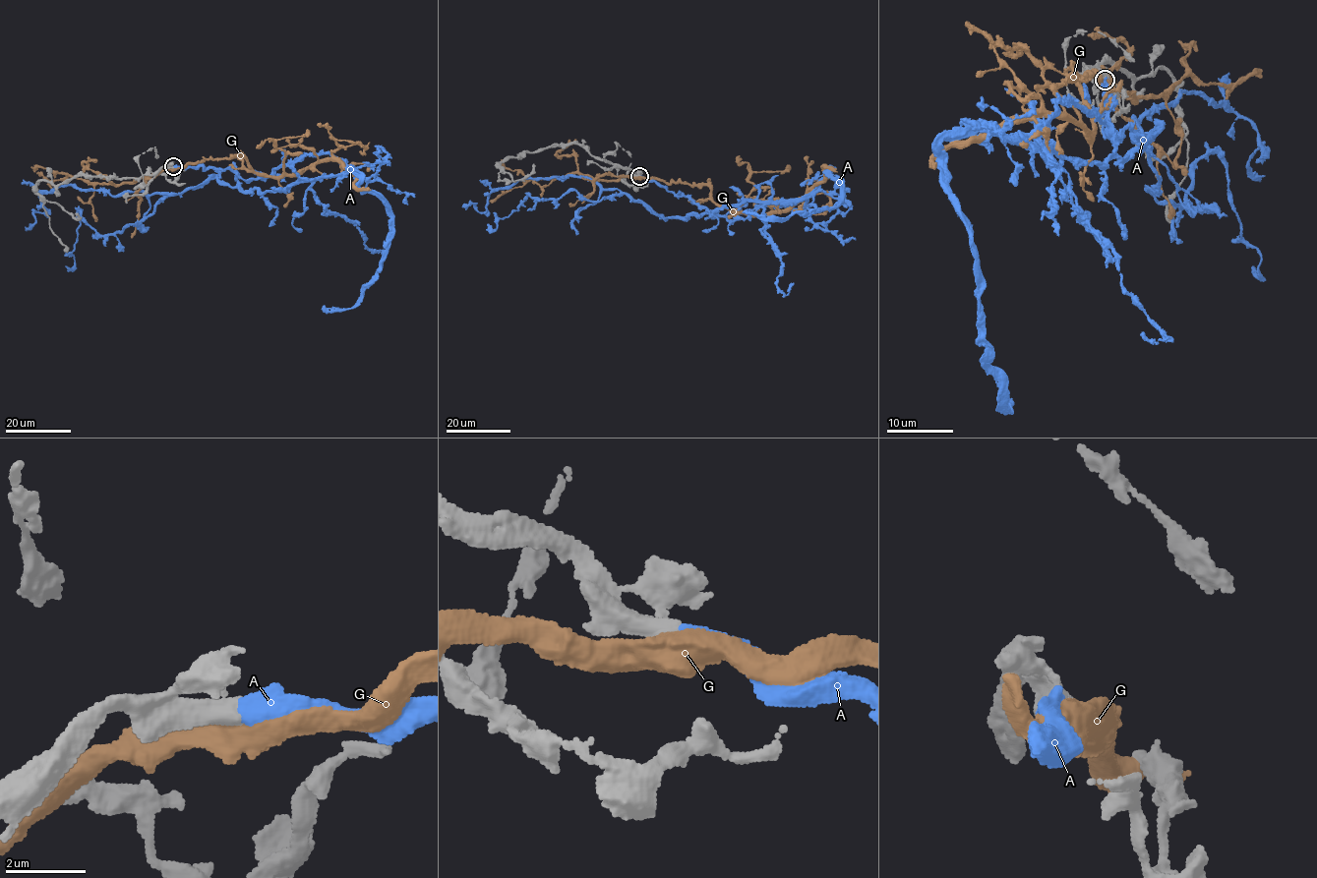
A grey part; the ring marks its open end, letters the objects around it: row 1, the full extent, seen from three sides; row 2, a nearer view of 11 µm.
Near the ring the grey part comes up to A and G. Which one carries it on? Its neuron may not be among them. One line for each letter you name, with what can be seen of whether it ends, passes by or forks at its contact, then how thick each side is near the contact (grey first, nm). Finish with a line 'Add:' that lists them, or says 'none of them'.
A: it ends; calibres 360 and 480 nm
Add: A

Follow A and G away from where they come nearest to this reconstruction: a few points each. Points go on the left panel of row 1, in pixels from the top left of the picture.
A: (173, 167), (252, 180), (307, 154), (346, 166), (264, 193), (60, 185), (25, 230)
G: (172, 167), (241, 155), (257, 172), (281, 177), (330, 160), (355, 173), (355, 186), (370, 190)

